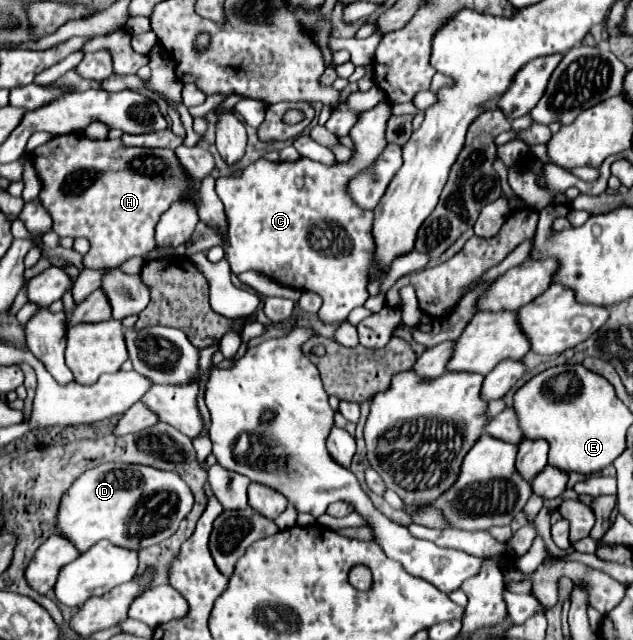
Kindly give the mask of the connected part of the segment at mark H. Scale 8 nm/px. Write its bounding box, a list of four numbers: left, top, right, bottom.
[34,133,200,269]

